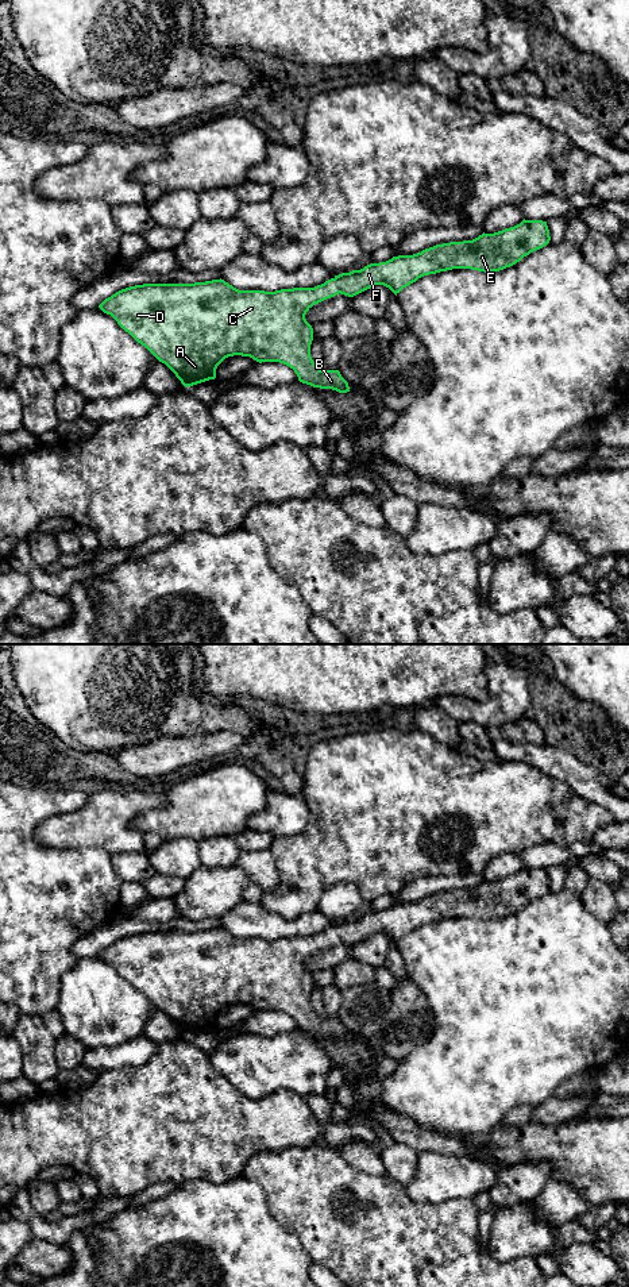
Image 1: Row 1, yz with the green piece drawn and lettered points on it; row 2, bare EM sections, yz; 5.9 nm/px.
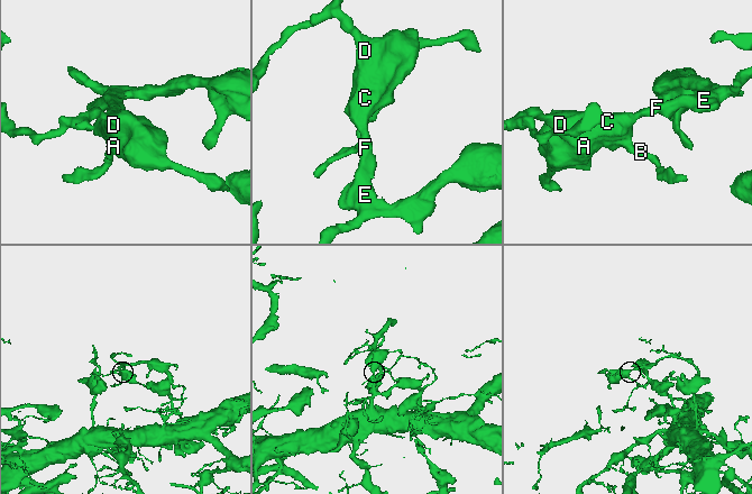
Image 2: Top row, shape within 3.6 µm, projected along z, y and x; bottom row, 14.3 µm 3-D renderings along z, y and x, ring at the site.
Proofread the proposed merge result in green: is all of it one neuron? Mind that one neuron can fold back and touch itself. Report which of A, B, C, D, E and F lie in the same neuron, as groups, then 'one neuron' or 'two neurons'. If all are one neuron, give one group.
A B C D E F | one neuron

